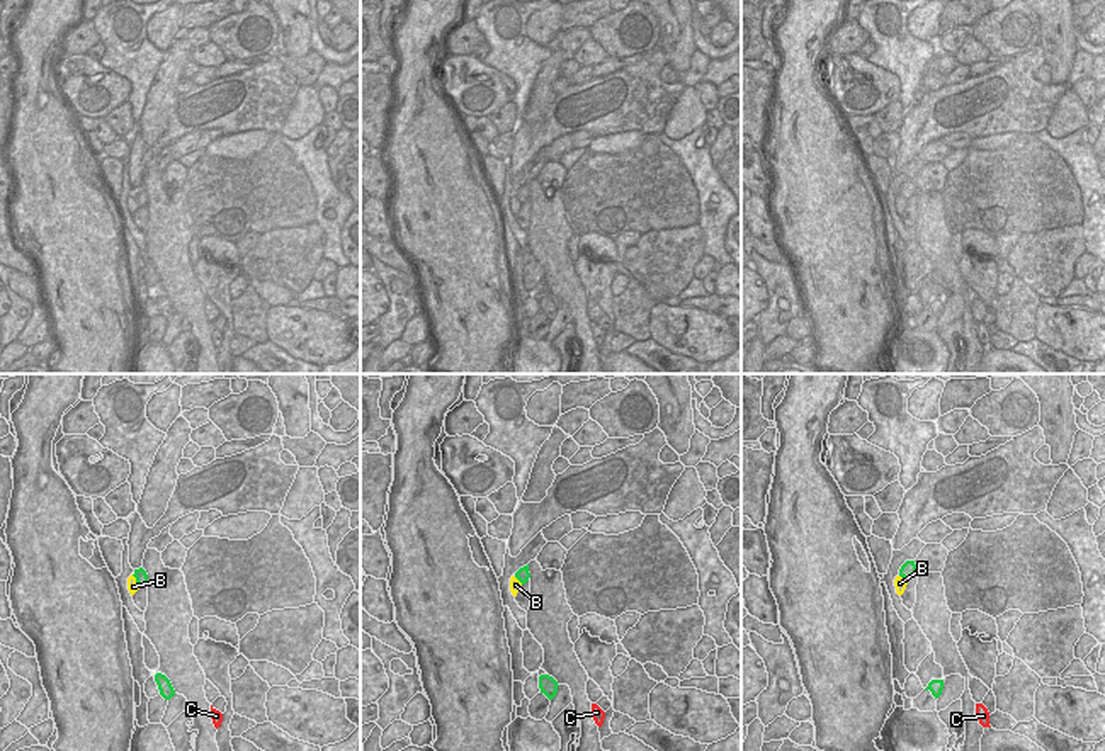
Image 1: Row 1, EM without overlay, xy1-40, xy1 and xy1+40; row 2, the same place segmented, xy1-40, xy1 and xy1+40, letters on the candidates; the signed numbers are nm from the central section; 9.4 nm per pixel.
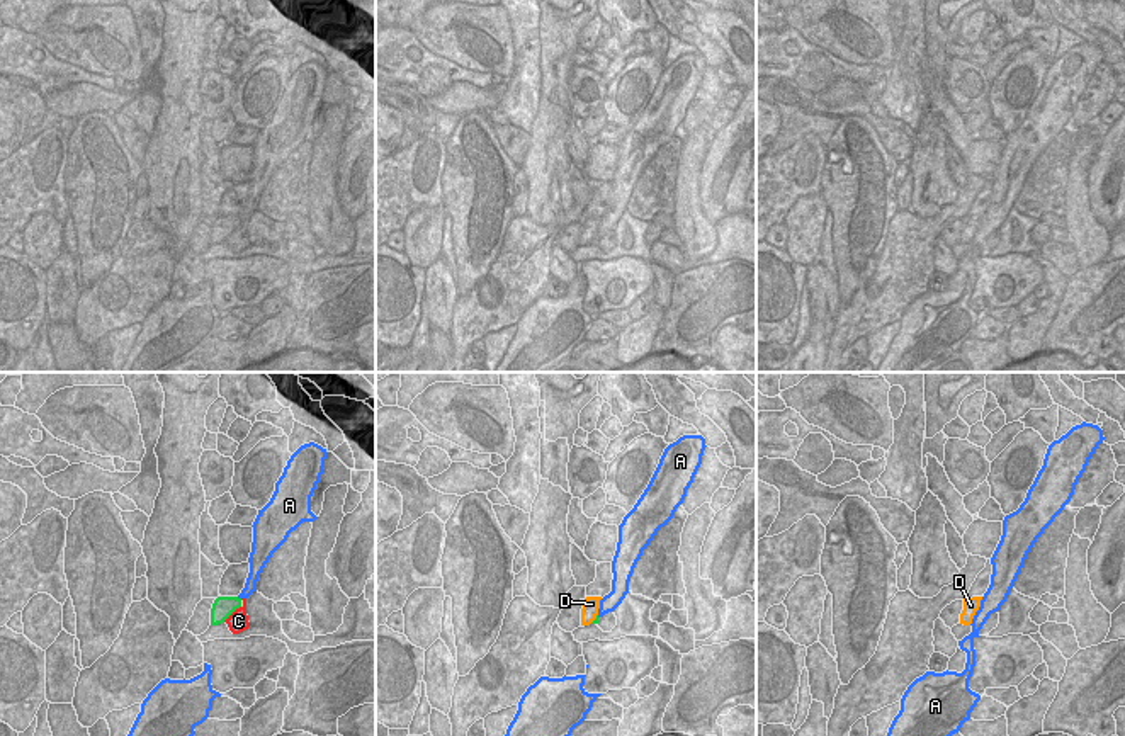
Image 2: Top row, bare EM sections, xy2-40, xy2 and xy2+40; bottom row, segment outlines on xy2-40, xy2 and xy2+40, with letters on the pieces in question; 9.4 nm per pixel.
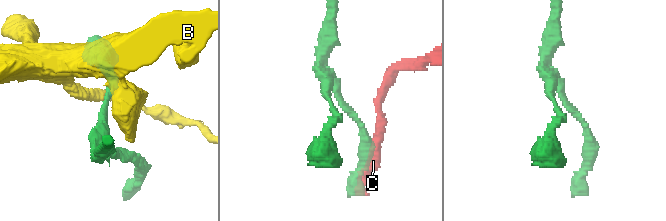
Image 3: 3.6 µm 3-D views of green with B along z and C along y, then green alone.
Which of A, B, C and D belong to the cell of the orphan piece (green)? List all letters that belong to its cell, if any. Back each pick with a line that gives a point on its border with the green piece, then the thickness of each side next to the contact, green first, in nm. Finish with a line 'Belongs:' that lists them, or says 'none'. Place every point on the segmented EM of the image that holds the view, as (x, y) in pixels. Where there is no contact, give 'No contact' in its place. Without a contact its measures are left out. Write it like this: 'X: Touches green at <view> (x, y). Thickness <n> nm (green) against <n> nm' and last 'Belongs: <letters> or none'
D: Touches green at xy2 (595, 619). Thickness 50 nm (green) against 160 nm
Belongs: D.

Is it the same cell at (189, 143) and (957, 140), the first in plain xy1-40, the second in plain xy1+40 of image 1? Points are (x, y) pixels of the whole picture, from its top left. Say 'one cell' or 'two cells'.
two cells

